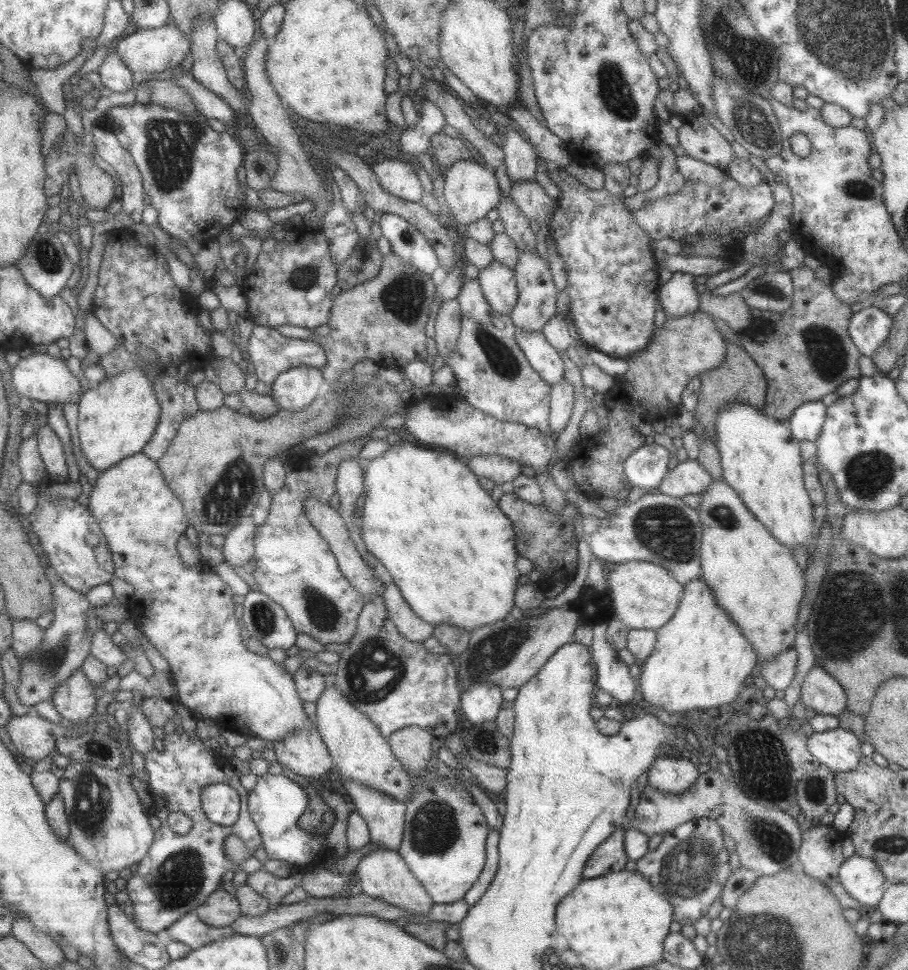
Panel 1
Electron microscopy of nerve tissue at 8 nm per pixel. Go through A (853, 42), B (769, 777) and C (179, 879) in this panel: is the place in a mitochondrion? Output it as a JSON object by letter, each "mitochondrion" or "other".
{"A":"mitochondrion","B":"mitochondrion","C":"mitochondrion"}

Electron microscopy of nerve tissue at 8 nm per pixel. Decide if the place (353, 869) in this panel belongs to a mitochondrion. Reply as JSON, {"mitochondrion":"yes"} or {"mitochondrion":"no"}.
{"mitochondrion":"no"}

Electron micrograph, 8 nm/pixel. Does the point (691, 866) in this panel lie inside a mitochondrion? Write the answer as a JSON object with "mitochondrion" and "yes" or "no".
{"mitochondrion":"yes"}

